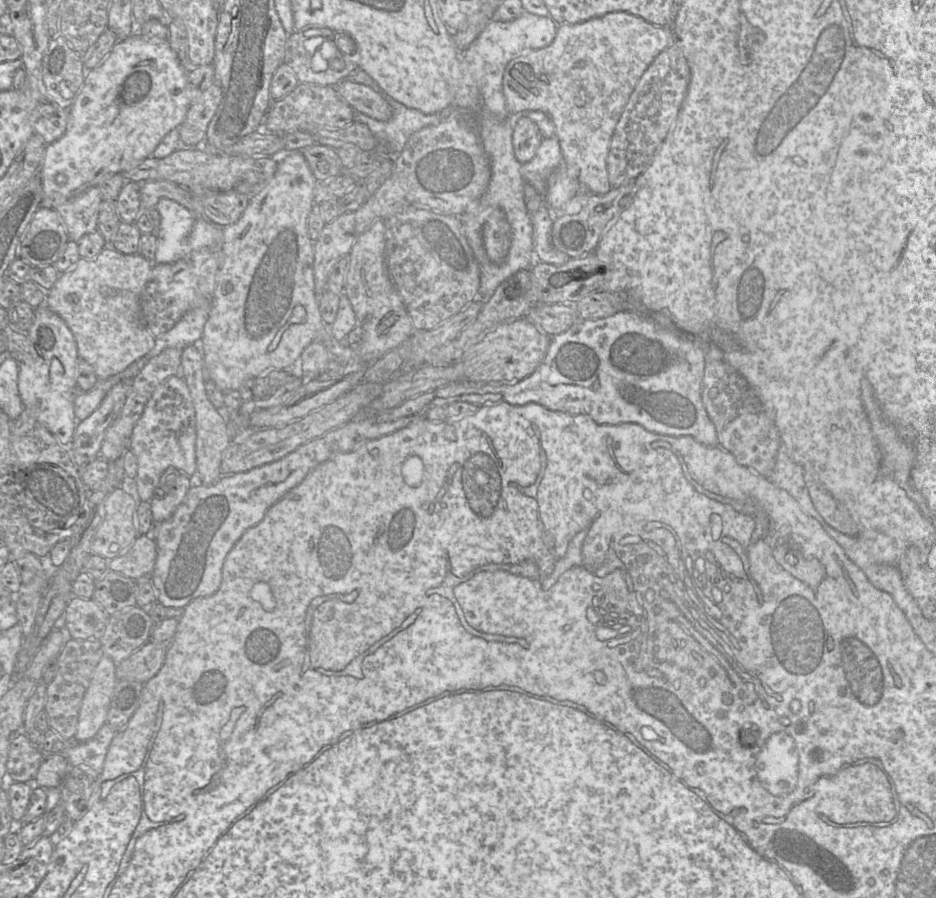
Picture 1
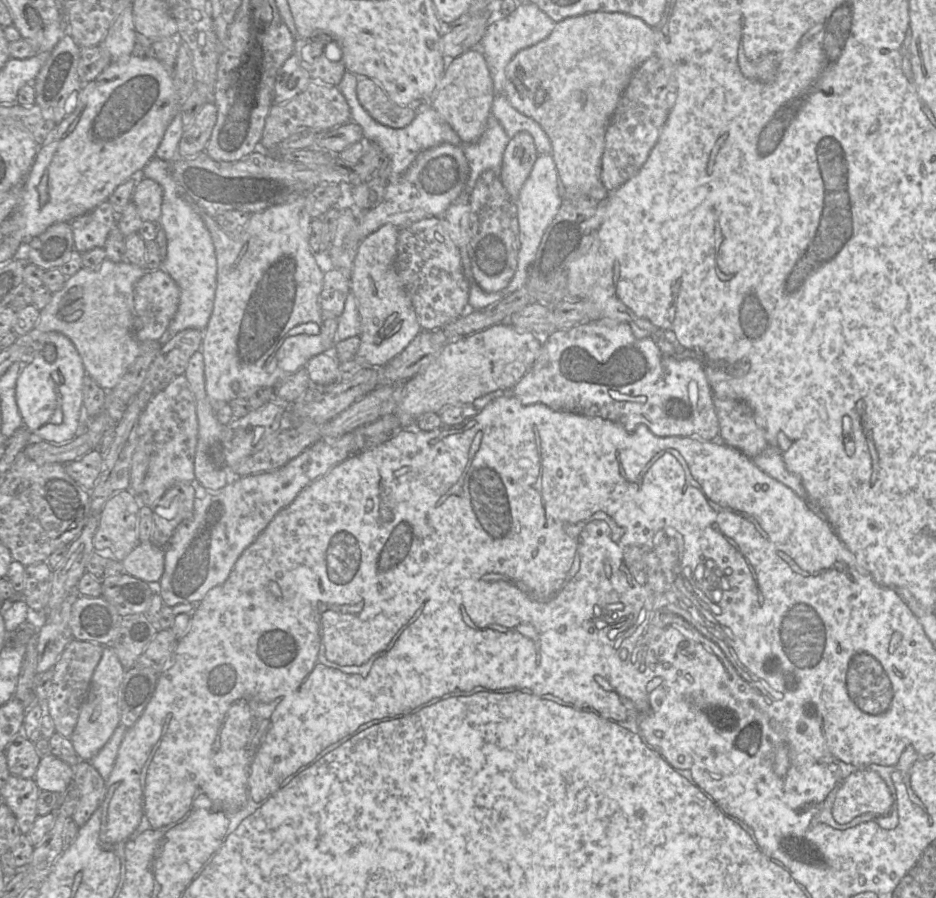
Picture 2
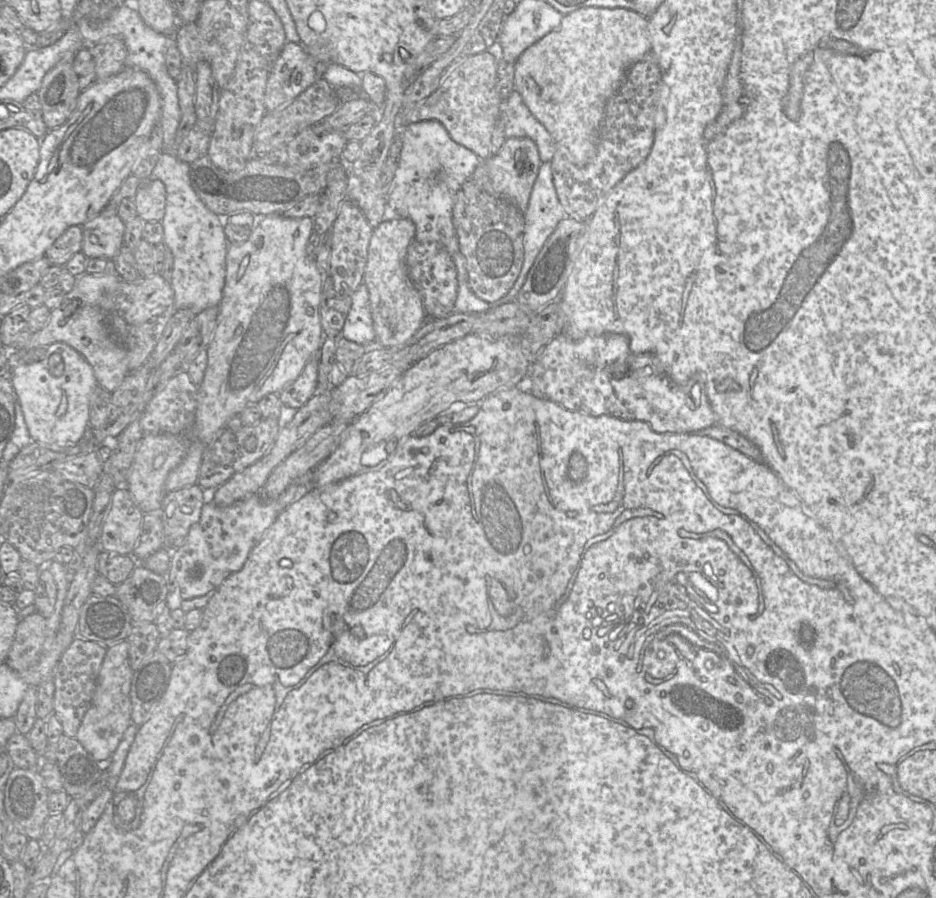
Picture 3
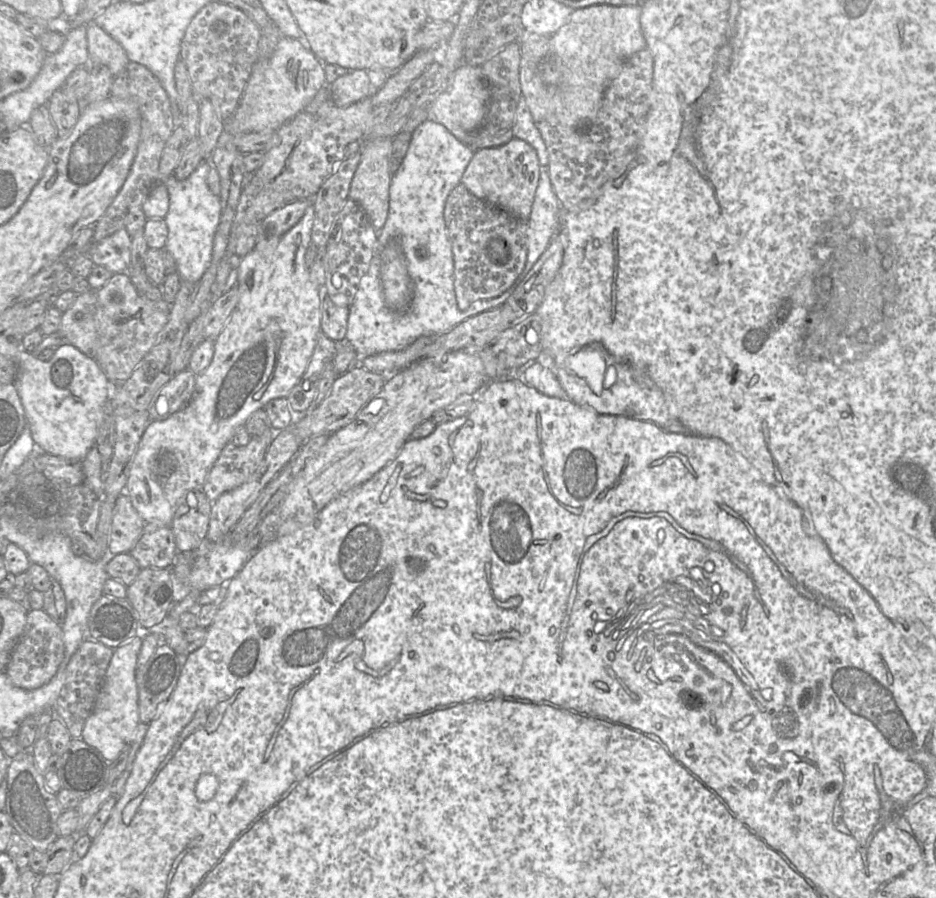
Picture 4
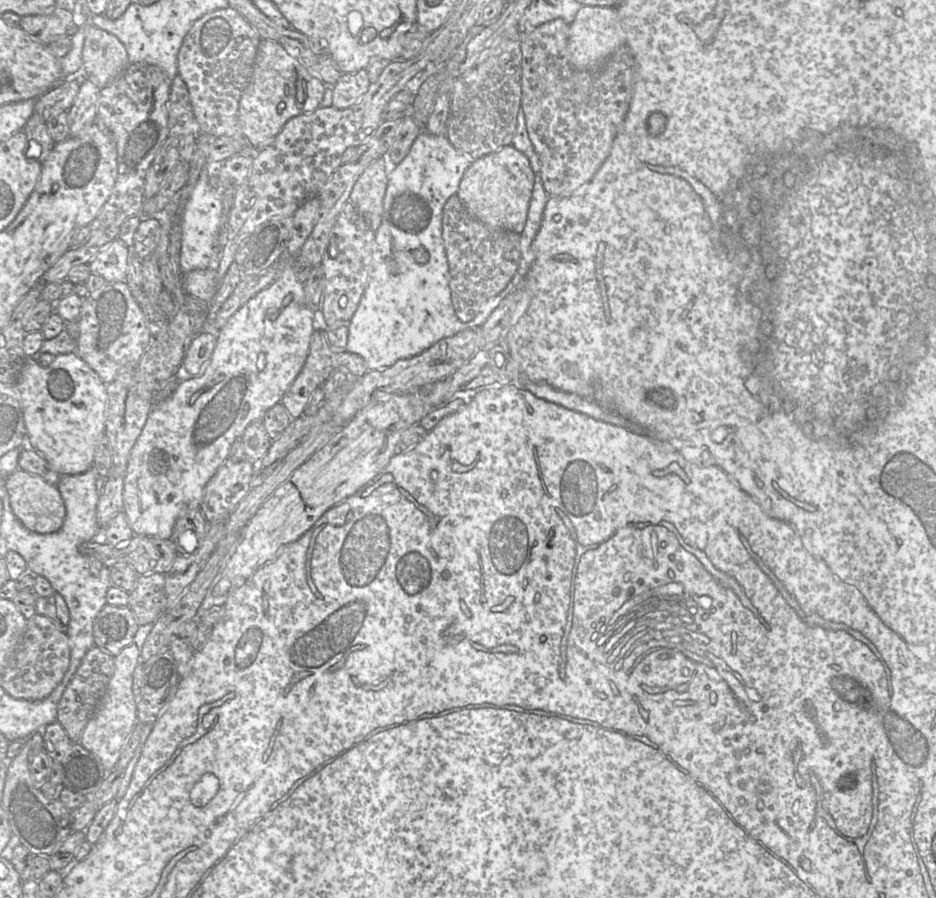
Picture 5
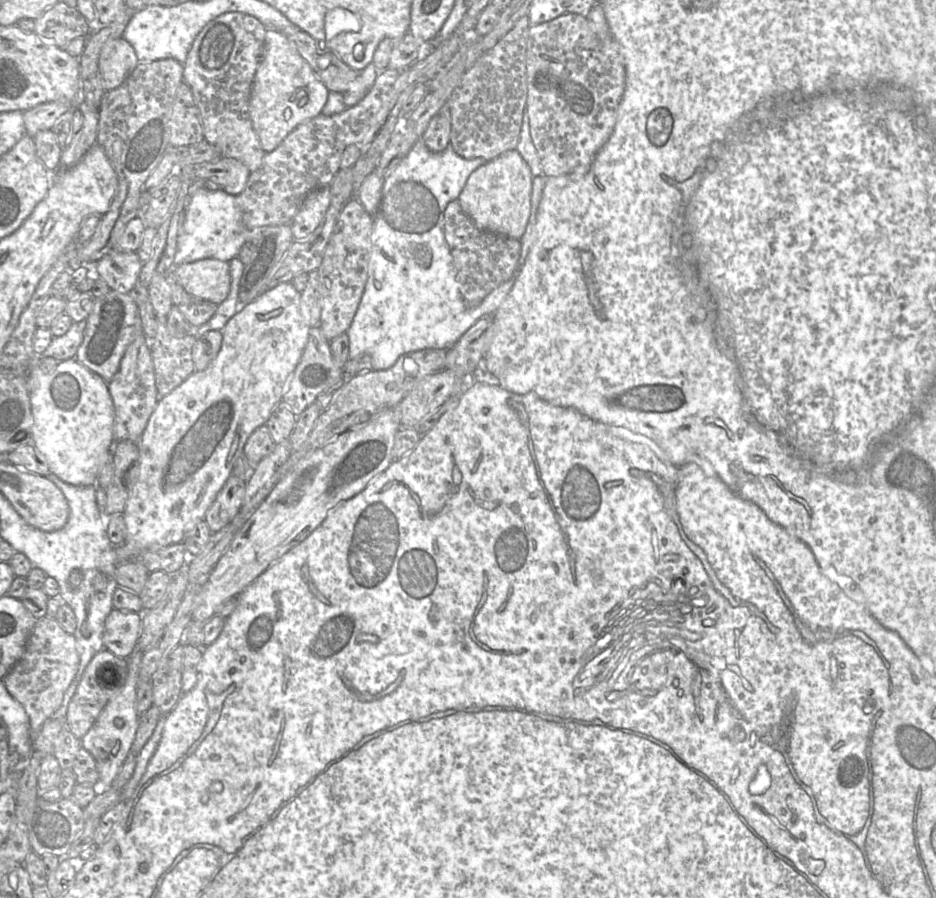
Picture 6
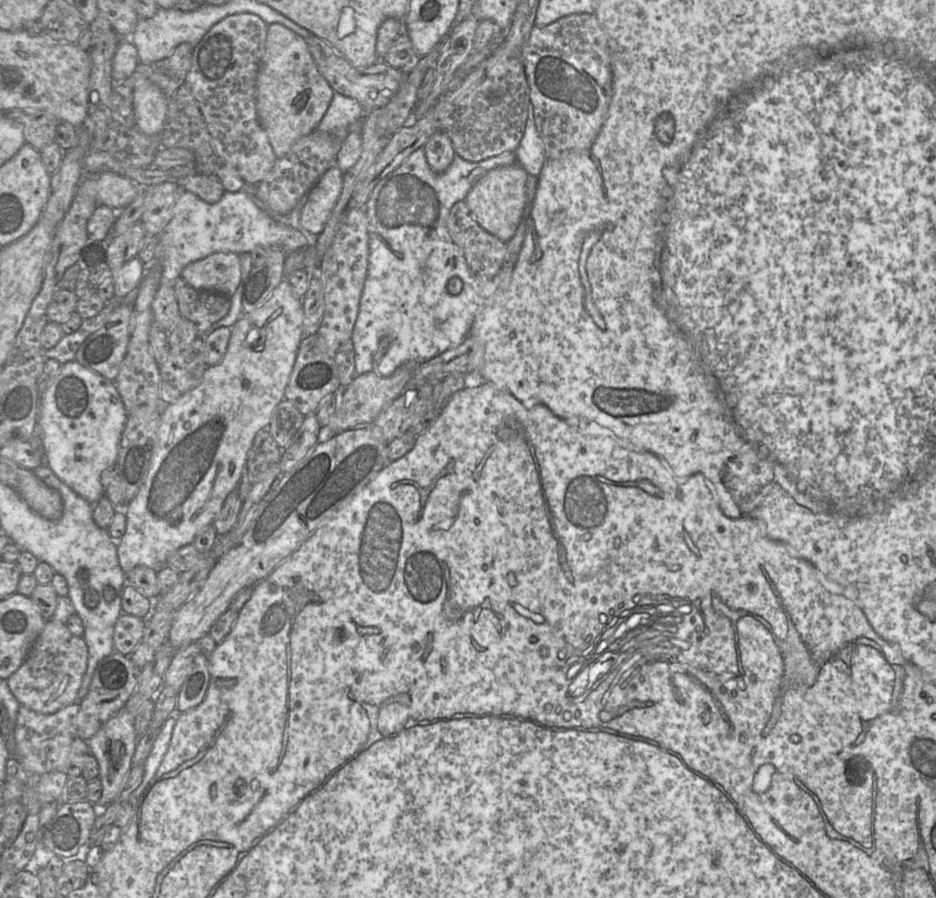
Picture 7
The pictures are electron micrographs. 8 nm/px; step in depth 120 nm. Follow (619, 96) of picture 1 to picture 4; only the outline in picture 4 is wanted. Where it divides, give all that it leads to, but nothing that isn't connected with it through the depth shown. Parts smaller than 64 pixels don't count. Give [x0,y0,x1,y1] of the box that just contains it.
[541,4,646,130]

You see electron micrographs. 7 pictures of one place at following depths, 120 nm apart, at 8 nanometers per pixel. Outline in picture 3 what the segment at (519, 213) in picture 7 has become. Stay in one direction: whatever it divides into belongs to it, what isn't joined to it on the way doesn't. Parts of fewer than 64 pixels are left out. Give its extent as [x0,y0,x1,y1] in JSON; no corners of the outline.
[481,137,540,213]

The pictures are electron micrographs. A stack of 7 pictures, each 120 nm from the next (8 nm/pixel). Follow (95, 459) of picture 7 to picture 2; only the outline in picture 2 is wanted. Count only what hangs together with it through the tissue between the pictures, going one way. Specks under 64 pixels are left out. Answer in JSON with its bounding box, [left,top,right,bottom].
[16,331,86,443]

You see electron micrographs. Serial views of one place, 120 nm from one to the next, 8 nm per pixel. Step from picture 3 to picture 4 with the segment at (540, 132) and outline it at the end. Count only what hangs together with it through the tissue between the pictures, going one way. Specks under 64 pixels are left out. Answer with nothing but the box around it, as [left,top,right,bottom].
[513,95,548,167]

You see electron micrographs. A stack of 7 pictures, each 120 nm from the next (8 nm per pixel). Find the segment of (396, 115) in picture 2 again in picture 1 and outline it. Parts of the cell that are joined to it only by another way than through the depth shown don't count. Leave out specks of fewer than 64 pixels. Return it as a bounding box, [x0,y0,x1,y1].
[336,78,393,122]

